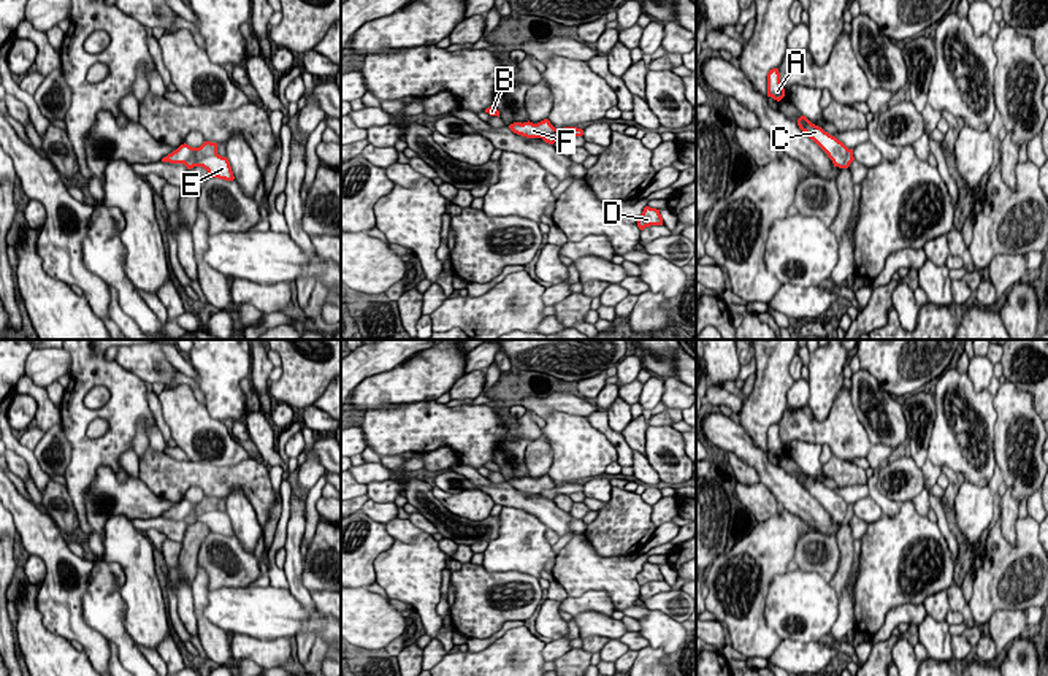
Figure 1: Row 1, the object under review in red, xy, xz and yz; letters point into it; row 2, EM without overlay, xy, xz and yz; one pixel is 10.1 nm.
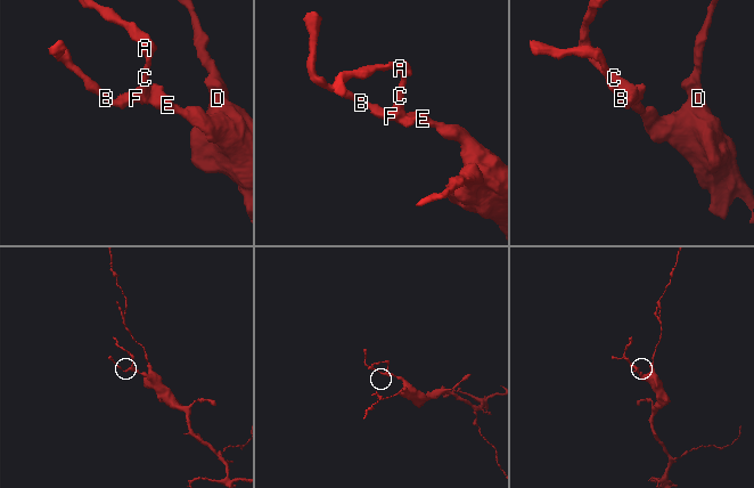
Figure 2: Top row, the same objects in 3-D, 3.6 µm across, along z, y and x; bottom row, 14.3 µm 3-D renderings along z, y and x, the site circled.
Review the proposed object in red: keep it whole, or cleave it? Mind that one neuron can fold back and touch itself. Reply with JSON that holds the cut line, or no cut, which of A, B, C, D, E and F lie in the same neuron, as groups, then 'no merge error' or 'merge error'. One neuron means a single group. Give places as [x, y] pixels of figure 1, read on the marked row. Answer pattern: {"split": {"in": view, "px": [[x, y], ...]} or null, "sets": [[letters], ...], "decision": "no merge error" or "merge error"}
{"split": null, "sets": [["A", "B", "C", "D", "E", "F"]], "decision": "no merge error"}

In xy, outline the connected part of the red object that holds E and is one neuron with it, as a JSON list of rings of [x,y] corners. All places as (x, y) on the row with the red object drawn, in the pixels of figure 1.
[[[205,141],[200,148],[181,144],[176,151],[162,159],[162,162],[184,163],[189,170],[203,167],[209,176],[233,181],[233,171],[227,157],[217,154],[217,143]]]

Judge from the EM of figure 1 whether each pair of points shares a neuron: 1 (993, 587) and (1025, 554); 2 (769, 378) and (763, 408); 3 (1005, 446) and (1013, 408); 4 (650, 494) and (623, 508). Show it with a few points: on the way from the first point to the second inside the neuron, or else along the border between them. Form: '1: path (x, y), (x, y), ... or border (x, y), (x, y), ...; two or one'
1: path (1001, 579), (1018, 562); one
2: path (769, 386), (768, 400); one
3: path (1013, 437), (1013, 418); one
4: border (639, 495), (650, 506); two

